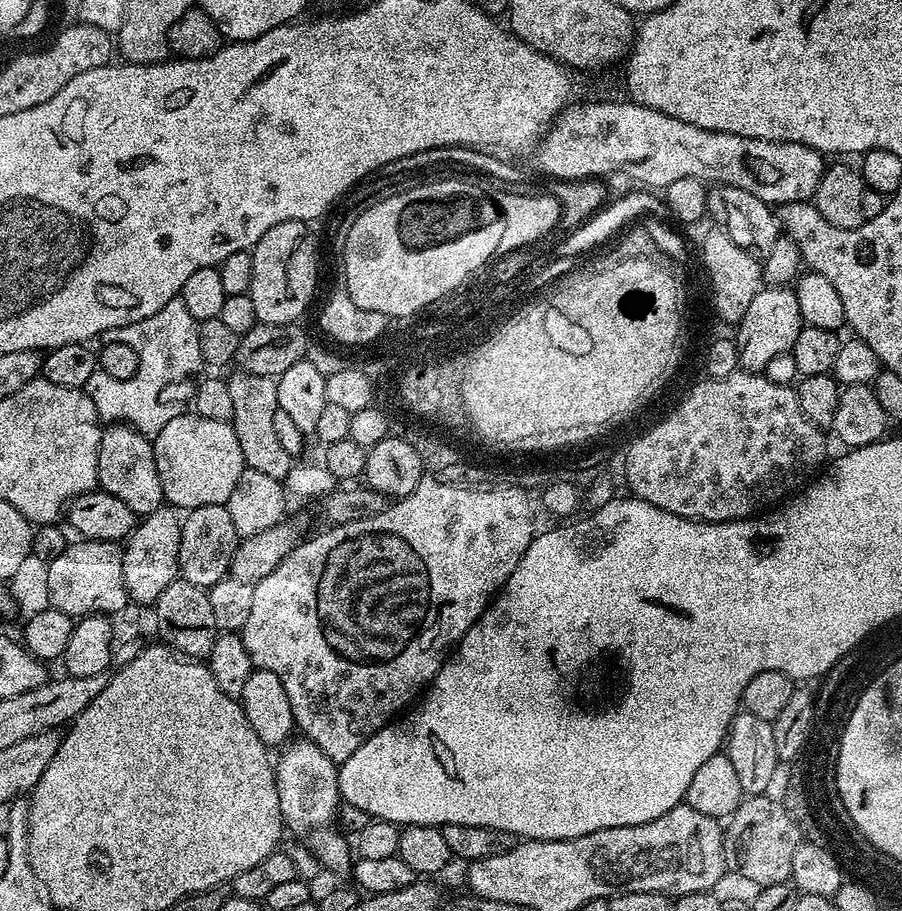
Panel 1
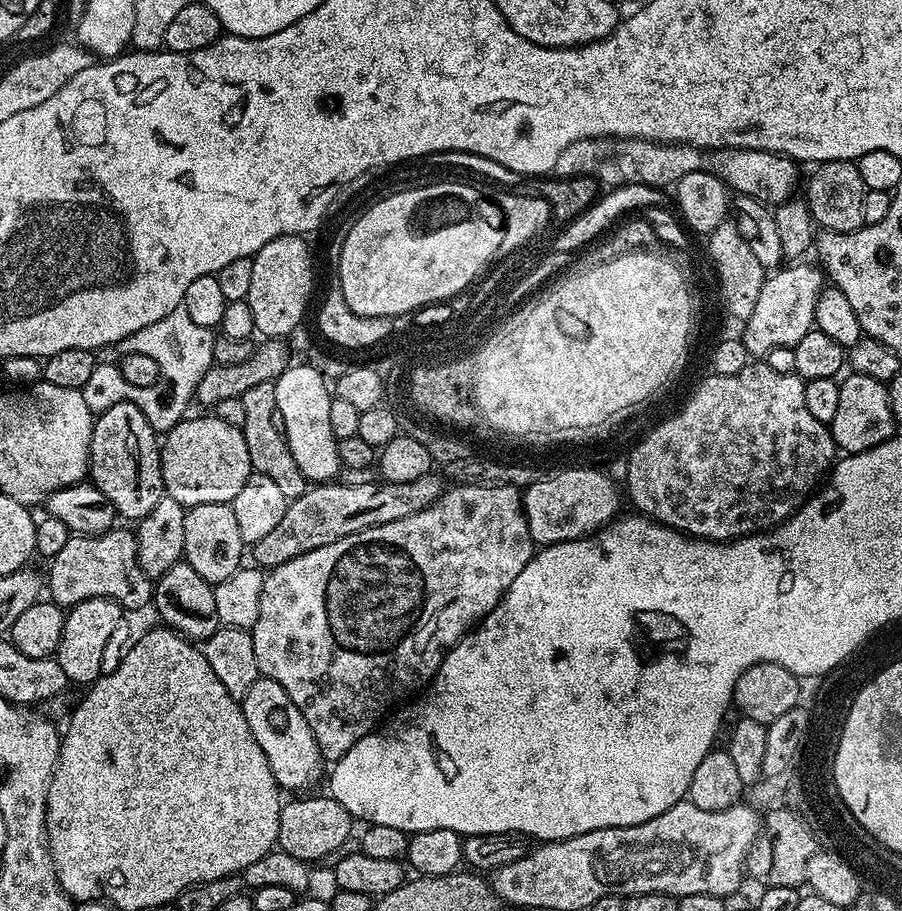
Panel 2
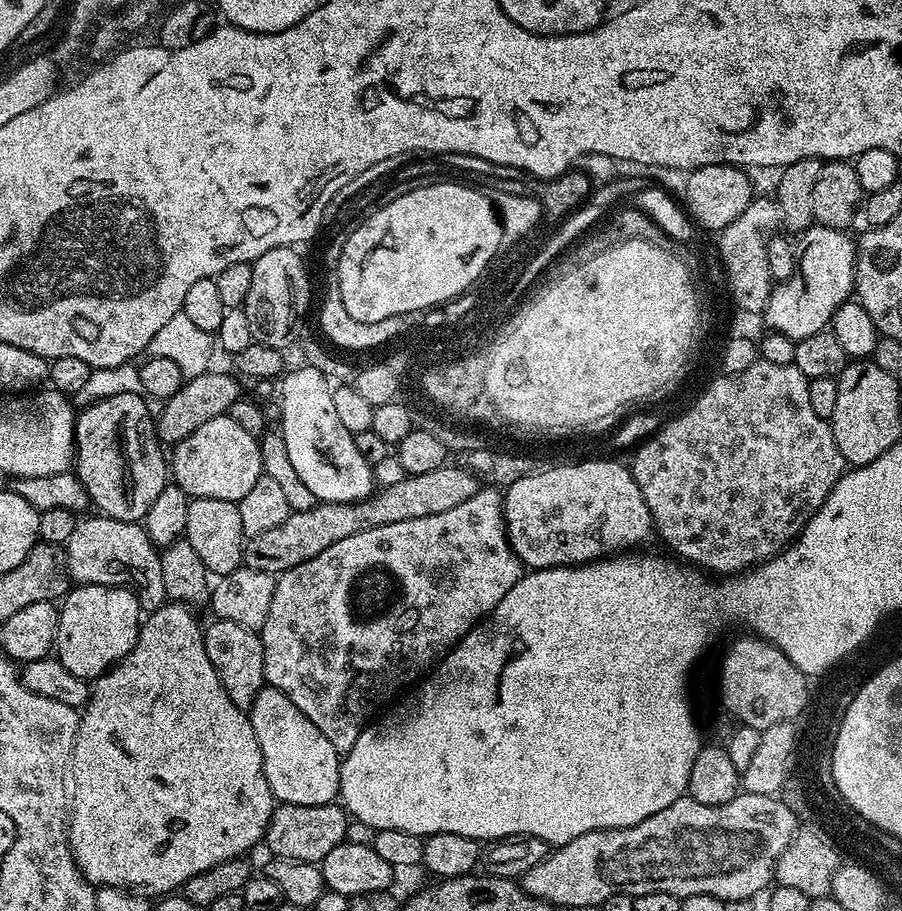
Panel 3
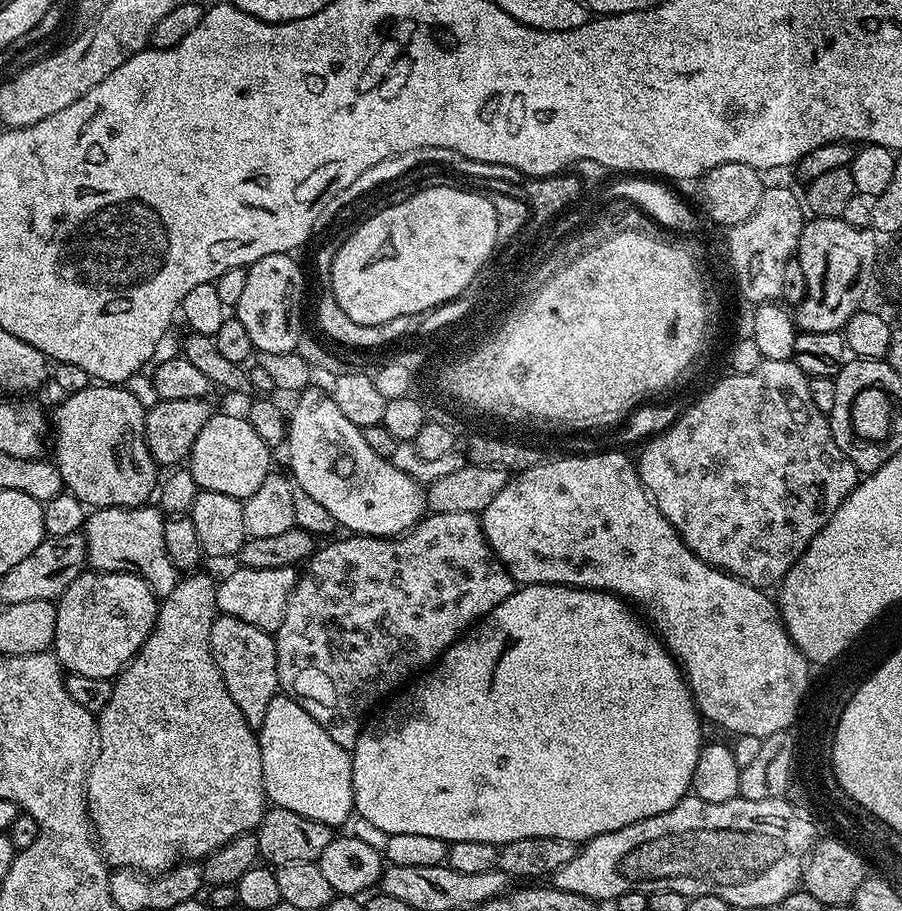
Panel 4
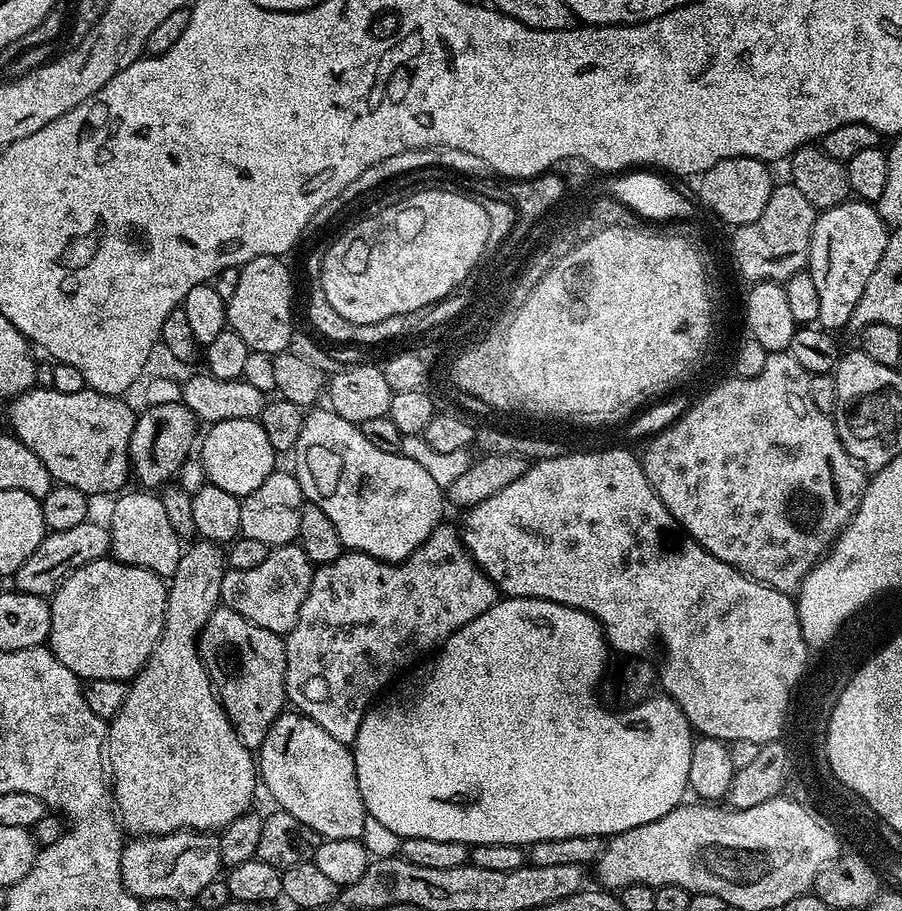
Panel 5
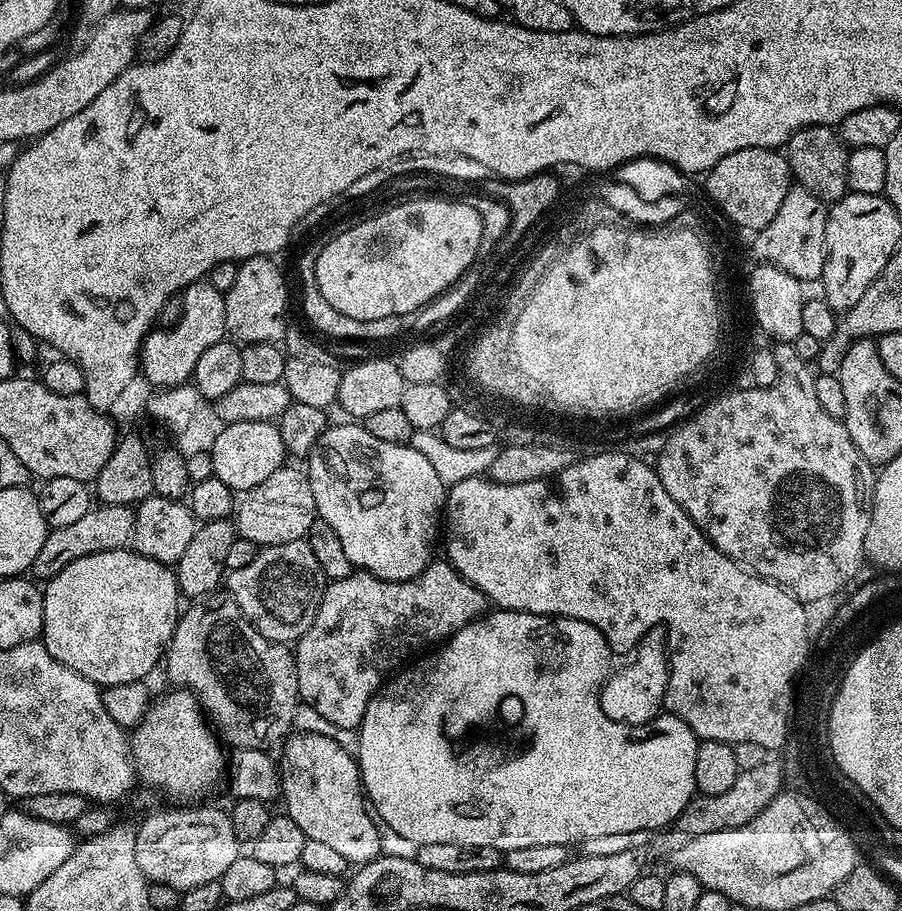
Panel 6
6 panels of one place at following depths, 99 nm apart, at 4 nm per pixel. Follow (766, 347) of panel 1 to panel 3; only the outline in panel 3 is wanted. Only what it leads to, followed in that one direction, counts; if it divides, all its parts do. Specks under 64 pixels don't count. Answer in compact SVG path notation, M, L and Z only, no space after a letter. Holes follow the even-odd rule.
M813 223L811 228L807 228L805 232L802 234L802 240L804 240L804 249L801 247L799 249L797 258L796 258L796 272L795 274L788 280L781 280L779 283L775 285L772 289L772 293L770 294L770 298L766 302L766 306L764 307L762 324L765 324L765 329L777 332L778 334L782 334L786 338L790 338L791 340L797 341L802 338L810 338L810 334L818 334L819 332L825 331L831 325L832 315L834 314L834 310L838 310L838 306L842 306L842 302L846 302L853 295L854 285L856 283L856 250L854 247L853 237L848 237L849 233L847 231L838 229L838 228L827 228L826 226L822 226L818 223Z

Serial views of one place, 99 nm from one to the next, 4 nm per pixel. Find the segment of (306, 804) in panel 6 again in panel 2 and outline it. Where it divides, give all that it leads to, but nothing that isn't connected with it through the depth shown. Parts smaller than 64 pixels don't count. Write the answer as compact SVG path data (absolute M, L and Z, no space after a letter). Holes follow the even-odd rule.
M261 676L246 690L240 708L244 711L246 726L250 726L258 746L262 746L262 754L266 754L266 762L270 762L270 770L281 789L288 791L289 788L292 794L311 789L308 787L320 776L322 753L306 718L302 718L302 710L290 702L290 694L286 694L278 682Z

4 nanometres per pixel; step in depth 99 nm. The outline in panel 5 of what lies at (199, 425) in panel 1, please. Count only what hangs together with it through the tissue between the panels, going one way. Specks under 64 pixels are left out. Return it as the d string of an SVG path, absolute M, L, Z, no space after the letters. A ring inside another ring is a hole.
M234 418L230 422L213 424L207 431L199 441L198 455L208 483L218 486L218 490L243 498L258 490L270 473L277 471L278 453L270 446L270 438L266 438L266 430L262 430L259 419Z

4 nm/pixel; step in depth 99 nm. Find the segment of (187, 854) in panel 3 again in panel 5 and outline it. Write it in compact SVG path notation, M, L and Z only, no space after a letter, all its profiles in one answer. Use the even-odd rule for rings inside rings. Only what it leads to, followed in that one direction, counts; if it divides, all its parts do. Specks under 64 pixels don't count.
M200 538L181 551L178 570L174 570L167 581L168 601L162 634L150 658L128 684L122 710L108 724L106 760L110 765L114 804L123 827L137 837L185 830L216 834L253 807L256 784L258 788L257 757L253 749L240 741L230 718L224 713L198 647L200 631L206 626L210 614L221 607L225 571L226 552L221 545Z

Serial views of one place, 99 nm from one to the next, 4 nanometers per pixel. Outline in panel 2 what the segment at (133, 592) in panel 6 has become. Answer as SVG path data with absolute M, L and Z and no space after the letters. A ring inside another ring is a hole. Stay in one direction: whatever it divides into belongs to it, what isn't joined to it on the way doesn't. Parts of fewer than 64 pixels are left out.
M90 598L86 602L78 602L67 609L62 626L62 642L58 642L58 650L54 659L73 684L91 686L100 679L105 671L104 651L120 624L122 609L113 600L106 598Z

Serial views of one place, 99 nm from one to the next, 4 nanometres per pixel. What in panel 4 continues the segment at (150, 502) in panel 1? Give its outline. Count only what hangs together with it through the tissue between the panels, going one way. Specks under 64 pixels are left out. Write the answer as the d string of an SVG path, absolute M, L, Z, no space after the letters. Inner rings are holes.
M99 382L93 383L87 388L78 390L77 392L67 393L63 397L64 401L56 408L56 413L51 413L50 424L54 429L54 440L56 436L56 456L54 455L54 463L56 469L62 474L64 479L64 487L72 495L78 497L89 509L95 510L97 508L139 508L147 505L148 500L153 499L154 493L158 488L158 465L156 459L150 454L148 443L146 442L146 418L144 413L146 411L146 404L143 404L134 393L128 389L128 386L121 386L118 384L101 384Z

